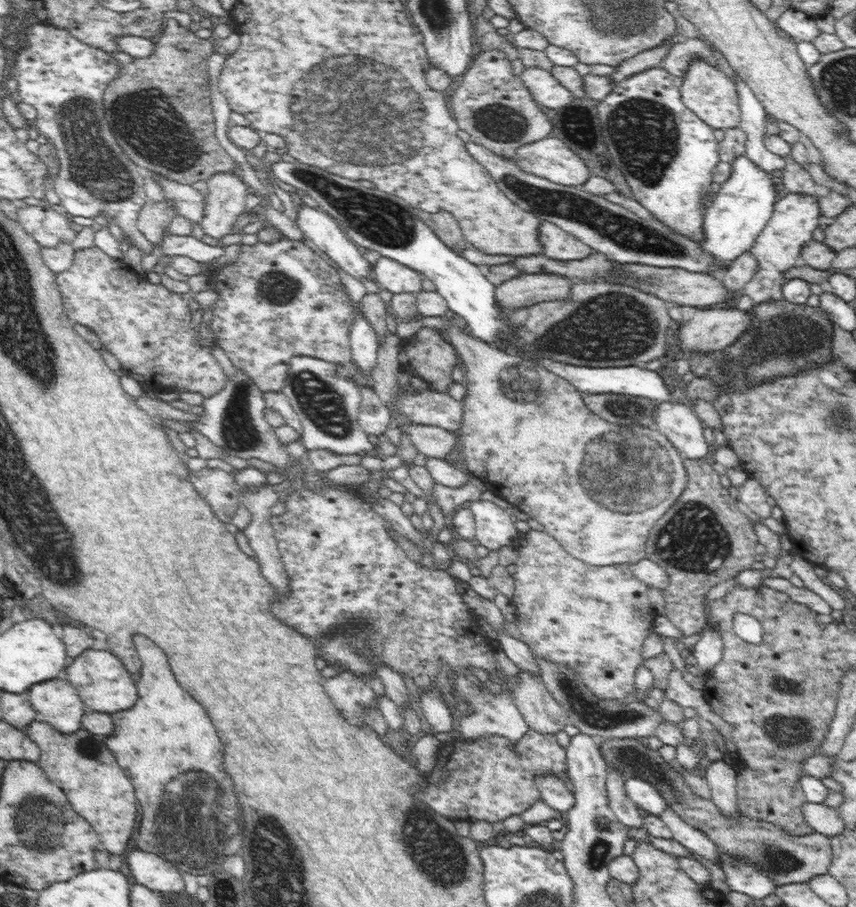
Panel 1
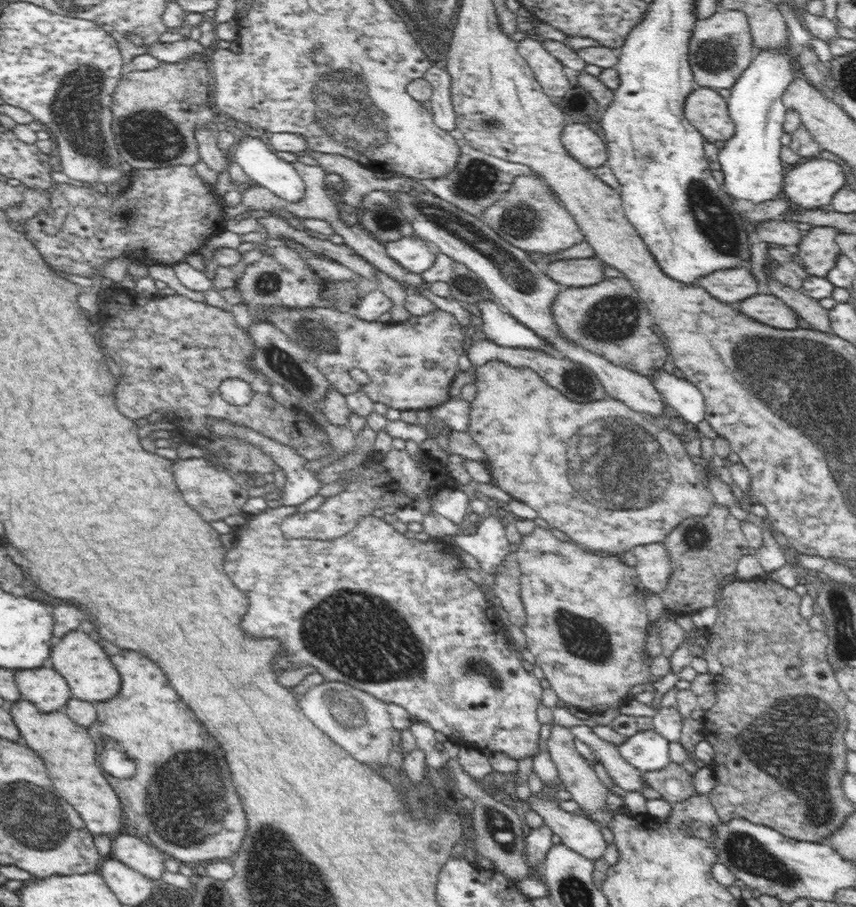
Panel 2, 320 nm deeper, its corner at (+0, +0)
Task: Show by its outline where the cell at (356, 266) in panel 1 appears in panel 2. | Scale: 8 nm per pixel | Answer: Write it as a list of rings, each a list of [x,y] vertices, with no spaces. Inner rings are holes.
[[[240,135],[233,154],[235,162],[243,168],[251,182],[266,187],[290,203],[304,198],[304,181],[292,163],[279,158],[264,140]]]

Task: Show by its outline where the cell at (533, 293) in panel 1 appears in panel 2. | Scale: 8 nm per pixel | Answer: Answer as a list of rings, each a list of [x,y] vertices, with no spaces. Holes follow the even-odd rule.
[[[593,259],[560,260],[544,268],[544,273],[561,288],[582,288],[599,284],[603,278],[604,264]]]

